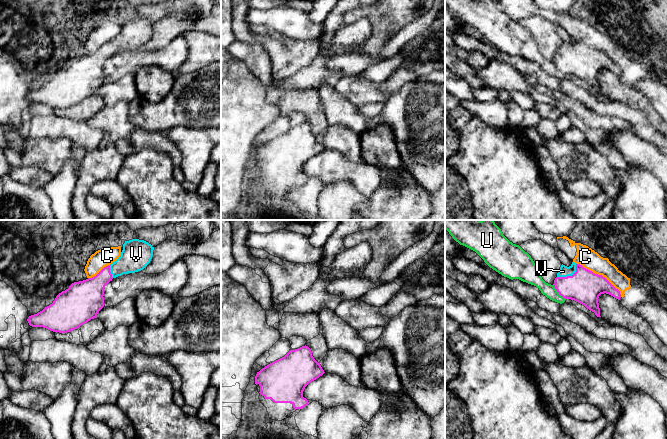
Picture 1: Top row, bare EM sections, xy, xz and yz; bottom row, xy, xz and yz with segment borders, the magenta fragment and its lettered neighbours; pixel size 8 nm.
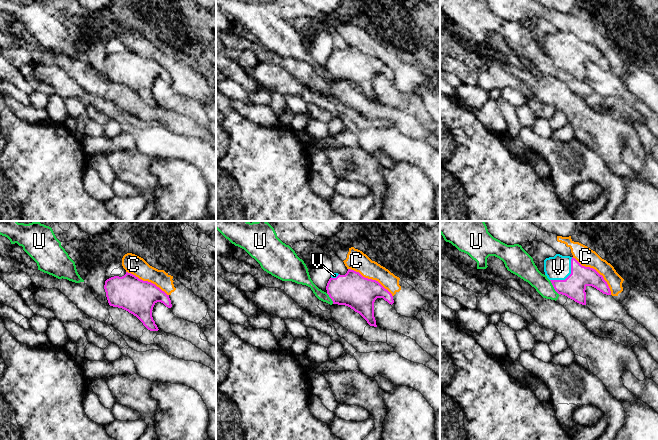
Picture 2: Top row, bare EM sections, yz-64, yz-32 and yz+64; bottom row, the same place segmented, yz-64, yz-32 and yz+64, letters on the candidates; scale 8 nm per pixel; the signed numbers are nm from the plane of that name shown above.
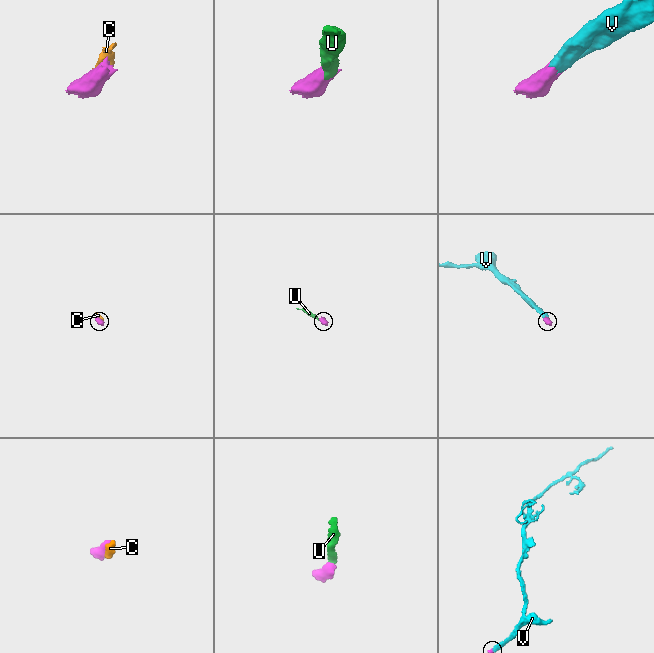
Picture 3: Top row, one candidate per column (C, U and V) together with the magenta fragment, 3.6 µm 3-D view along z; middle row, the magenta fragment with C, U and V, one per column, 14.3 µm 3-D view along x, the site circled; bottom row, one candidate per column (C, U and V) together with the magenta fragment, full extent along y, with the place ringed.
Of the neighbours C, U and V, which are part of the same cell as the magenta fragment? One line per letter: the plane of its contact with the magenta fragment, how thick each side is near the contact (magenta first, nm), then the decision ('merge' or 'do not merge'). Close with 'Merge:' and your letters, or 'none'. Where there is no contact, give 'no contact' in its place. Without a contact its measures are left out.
C: yz | 260/160 nm | do not merge
U: yz | 260/140 nm | do not merge
V: yz | 260/90 nm | merge
Merge: V

